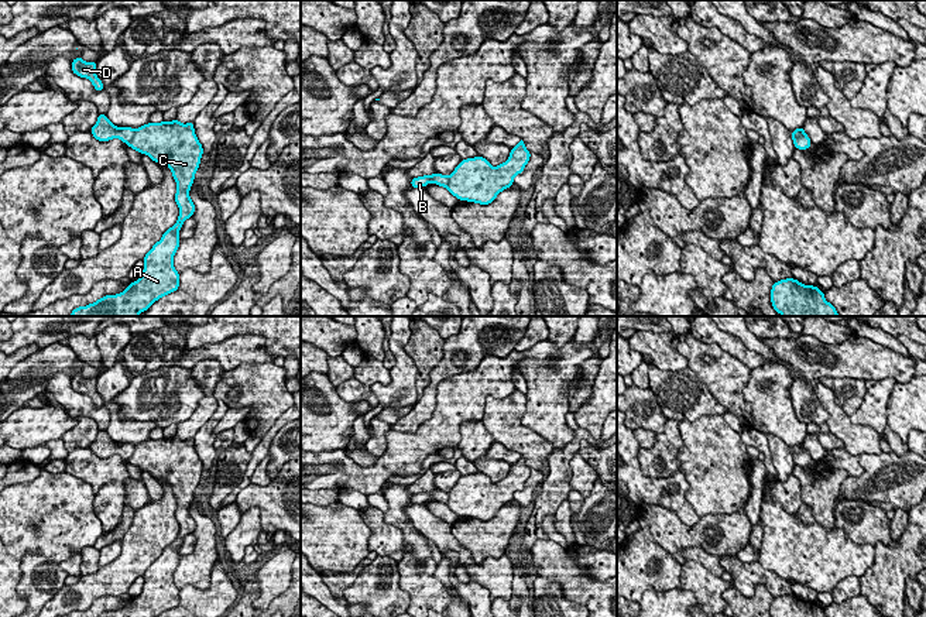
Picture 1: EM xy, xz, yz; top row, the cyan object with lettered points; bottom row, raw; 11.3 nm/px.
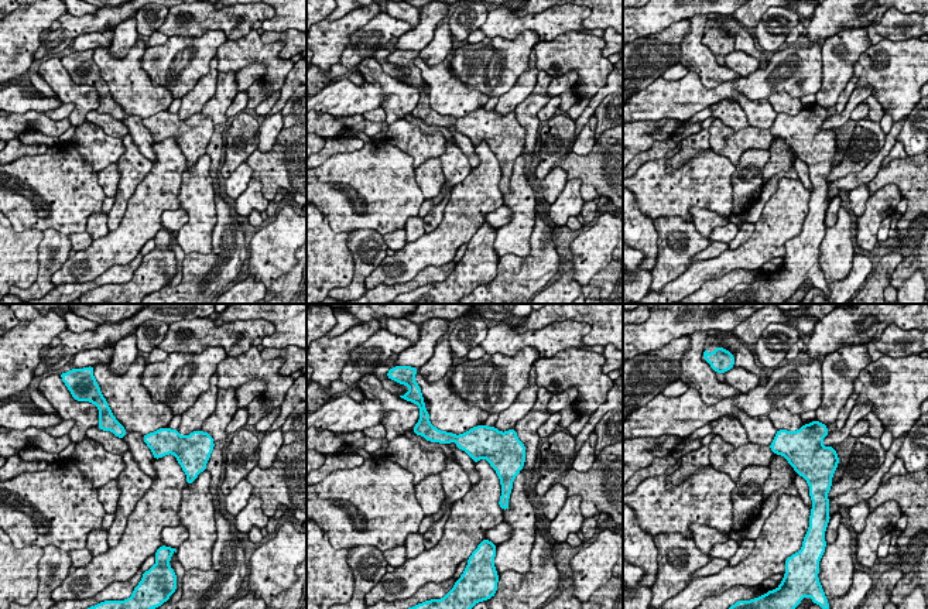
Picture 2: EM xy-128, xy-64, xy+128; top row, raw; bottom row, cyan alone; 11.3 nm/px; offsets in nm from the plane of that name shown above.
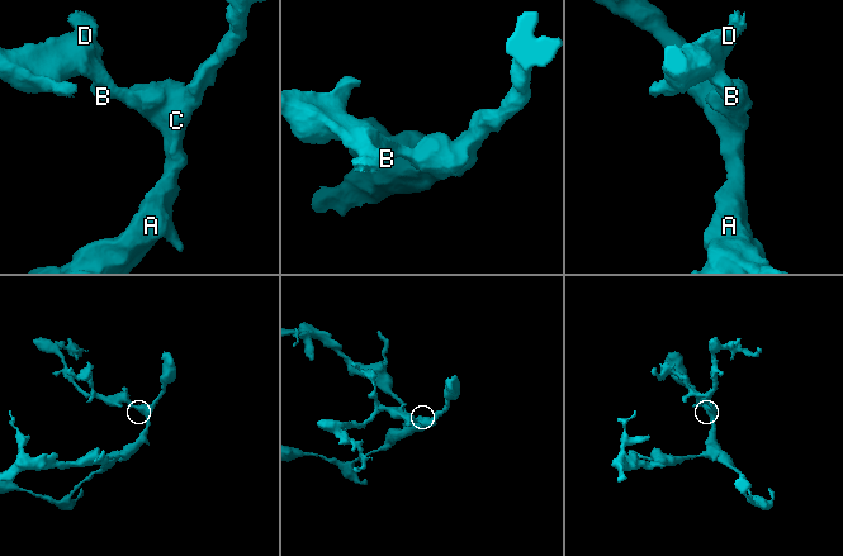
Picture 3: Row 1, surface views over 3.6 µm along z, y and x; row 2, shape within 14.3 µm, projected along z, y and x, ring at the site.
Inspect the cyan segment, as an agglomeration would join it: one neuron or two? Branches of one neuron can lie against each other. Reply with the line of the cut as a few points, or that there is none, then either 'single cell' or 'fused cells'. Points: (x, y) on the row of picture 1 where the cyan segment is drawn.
cut in xy along (134, 130), (127, 143); fused cells

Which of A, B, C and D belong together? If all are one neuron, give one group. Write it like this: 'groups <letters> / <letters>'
groups A C / B D

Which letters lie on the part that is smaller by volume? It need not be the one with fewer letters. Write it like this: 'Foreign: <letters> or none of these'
Foreign: B, D

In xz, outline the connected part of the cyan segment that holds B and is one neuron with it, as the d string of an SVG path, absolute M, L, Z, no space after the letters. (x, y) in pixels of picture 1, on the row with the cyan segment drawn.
M436 172L436 174L432 174L432 175L423 175L423 176L412 178L411 186L412 188L423 188L431 182L433 182L439 186L447 188L449 176Z

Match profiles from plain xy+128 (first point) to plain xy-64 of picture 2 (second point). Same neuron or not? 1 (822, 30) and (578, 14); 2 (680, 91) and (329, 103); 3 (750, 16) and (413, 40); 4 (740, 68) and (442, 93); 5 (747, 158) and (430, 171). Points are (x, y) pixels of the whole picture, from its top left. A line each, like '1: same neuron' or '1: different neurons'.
1: different neurons
2: same neuron
3: same neuron
4: different neurons
5: same neuron

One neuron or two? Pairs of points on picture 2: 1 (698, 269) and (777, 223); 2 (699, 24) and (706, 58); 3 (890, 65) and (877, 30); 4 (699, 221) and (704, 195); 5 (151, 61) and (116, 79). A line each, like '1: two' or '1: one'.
1: one
2: one
3: two
4: two
5: two

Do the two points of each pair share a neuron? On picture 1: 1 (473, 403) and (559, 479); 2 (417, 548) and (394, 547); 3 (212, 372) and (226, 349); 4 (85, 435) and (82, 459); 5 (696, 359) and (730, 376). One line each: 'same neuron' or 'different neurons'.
1: different neurons
2: different neurons
3: different neurons
4: different neurons
5: same neuron

